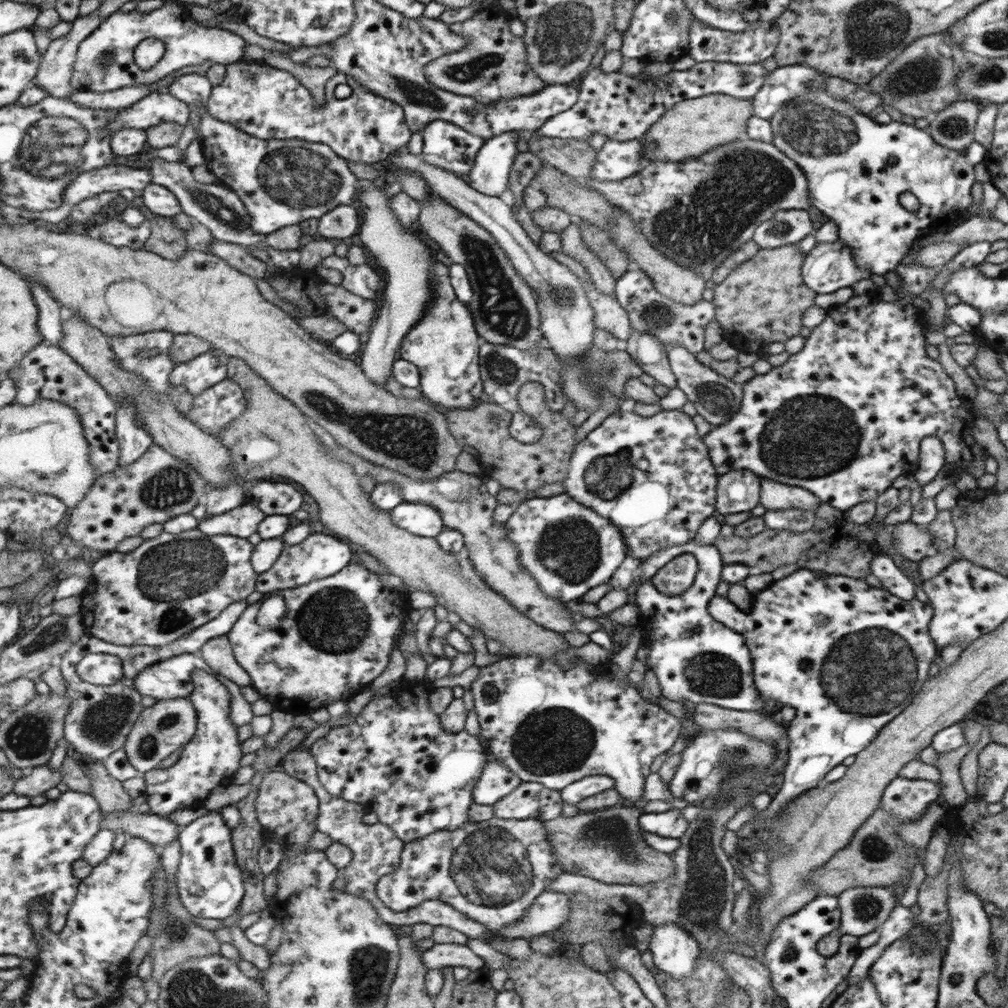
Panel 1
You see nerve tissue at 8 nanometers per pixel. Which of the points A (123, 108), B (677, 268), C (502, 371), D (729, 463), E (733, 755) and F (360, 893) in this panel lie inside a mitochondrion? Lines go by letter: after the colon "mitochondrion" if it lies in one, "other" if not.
A: other
B: mitochondrion
C: mitochondrion
D: other
E: mitochondrion
F: other

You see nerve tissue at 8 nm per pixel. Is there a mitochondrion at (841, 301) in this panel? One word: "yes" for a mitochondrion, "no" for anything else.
no

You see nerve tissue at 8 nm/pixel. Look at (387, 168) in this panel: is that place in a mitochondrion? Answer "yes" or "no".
no

